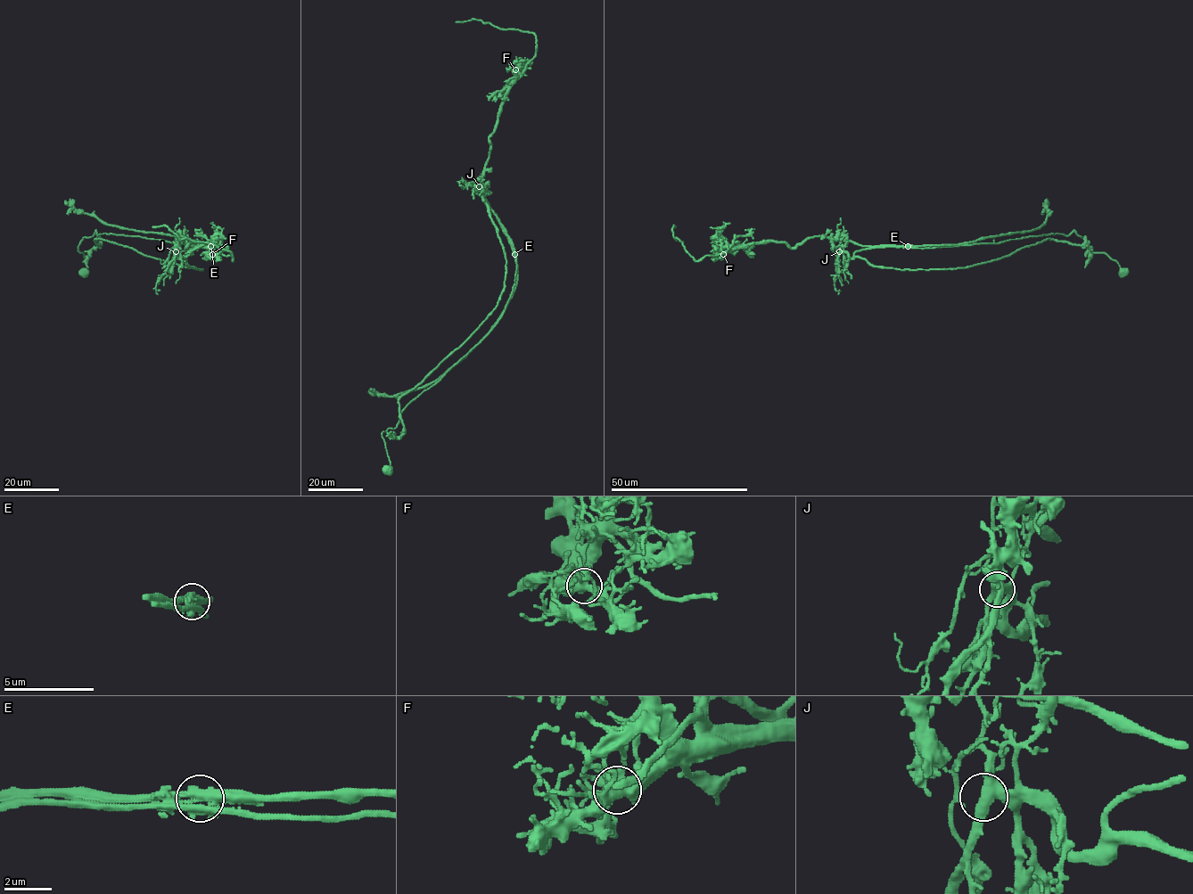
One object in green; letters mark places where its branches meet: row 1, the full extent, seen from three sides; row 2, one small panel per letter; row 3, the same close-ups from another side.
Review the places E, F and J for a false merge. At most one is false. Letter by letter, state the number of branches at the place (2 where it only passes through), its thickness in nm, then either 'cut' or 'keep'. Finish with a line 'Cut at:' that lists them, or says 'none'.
E: 3 branches meet; 420 nm thick; cut
F: 3 branches meet; 420 nm thick; keep
J: 3 branches meet; 400 nm thick; keep
Cut at: E

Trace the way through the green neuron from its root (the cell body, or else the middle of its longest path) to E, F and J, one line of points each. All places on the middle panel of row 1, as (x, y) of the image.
E: (387, 472), (390, 461), (382, 433), (394, 429), (402, 410), (433, 385), (497, 323), (516, 284), (514, 254)
F: (387, 472), (382, 433), (483, 339), (516, 284), (514, 250), (483, 183), (489, 135), (515, 69)
J: (387, 472), (390, 461), (382, 433), (394, 429), (402, 410), (483, 339), (516, 284), (514, 250), (479, 186)

